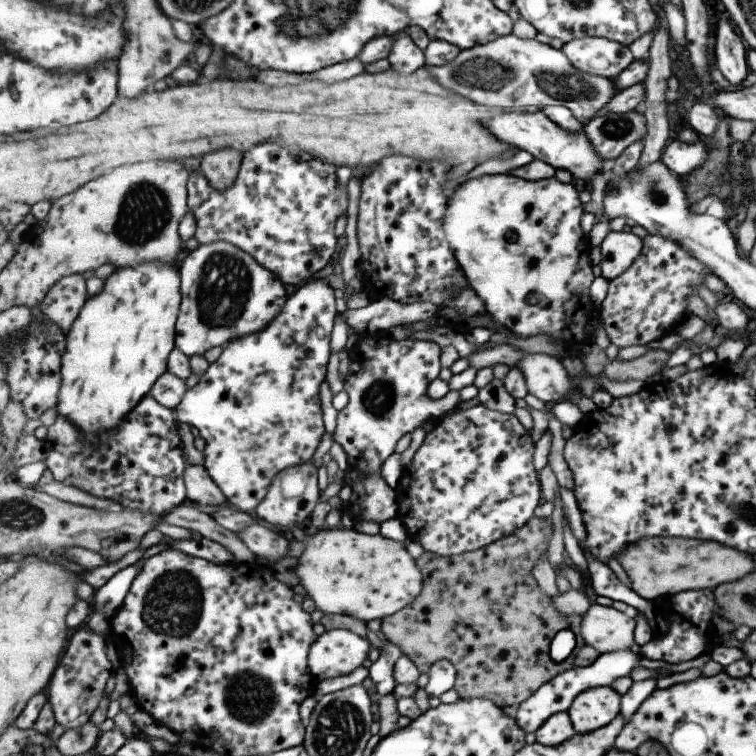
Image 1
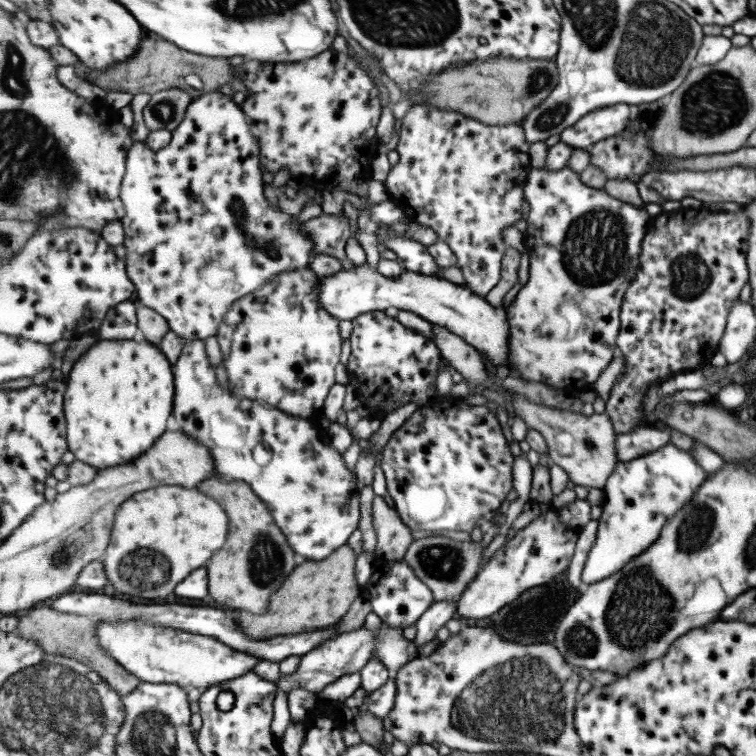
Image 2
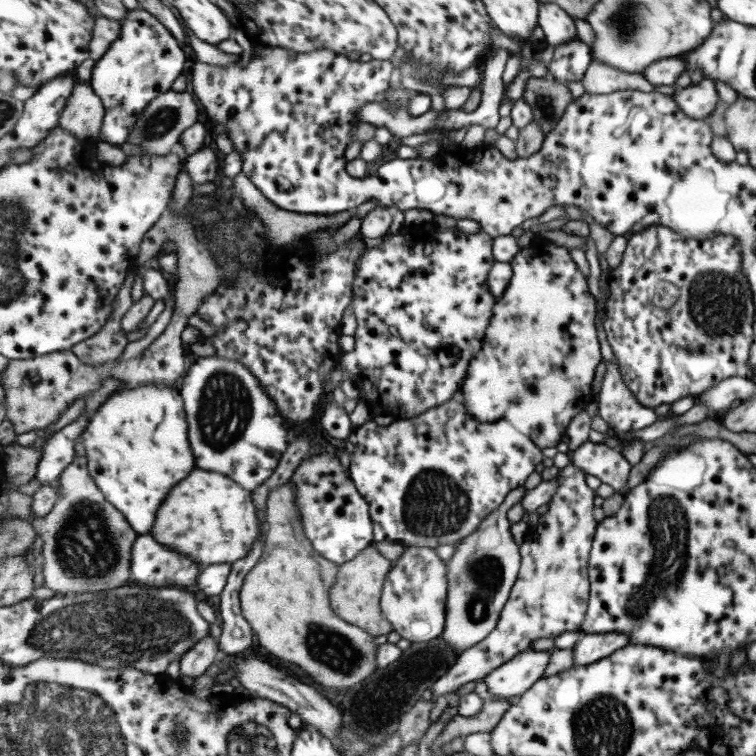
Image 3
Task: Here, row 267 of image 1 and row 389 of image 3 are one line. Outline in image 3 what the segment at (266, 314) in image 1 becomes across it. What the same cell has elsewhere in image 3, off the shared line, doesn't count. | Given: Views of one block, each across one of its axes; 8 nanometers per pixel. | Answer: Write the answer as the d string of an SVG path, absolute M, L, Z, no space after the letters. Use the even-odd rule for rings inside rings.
M223 356L191 358L188 374L179 389L184 397L185 412L189 414L189 438L193 438L193 452L197 454L197 466L213 472L229 474L231 478L253 492L260 488L276 472L290 443L292 427L273 402L261 380L235 358Z

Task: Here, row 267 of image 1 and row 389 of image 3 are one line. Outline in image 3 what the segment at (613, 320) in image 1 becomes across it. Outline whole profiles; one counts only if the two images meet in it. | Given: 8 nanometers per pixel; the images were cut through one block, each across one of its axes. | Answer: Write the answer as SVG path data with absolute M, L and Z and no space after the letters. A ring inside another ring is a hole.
M652 227L635 233L627 238L627 246L623 252L621 262L617 268L610 271L611 294L606 301L604 329L613 356L619 362L621 375L633 396L650 409L661 404L671 404L681 398L691 396L697 398L709 390L709 387L727 377L737 375L737 368L747 364L749 348L753 342L751 334L751 320L753 320L753 306L751 306L751 284L742 270L742 255L740 240L733 236L720 236L707 239L687 238L671 231L668 227Z

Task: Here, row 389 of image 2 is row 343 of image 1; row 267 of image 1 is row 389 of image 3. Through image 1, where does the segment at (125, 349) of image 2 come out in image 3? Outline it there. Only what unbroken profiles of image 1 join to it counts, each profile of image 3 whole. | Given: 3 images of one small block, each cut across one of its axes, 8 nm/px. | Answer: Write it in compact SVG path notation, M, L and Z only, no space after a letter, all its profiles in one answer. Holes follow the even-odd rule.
M141 386L114 391L99 406L89 420L82 436L86 456L89 457L89 471L97 485L109 499L133 522L139 534L149 534L155 526L159 508L167 500L169 492L185 480L195 468L195 454L189 442L189 424L184 407L184 397L179 386Z

